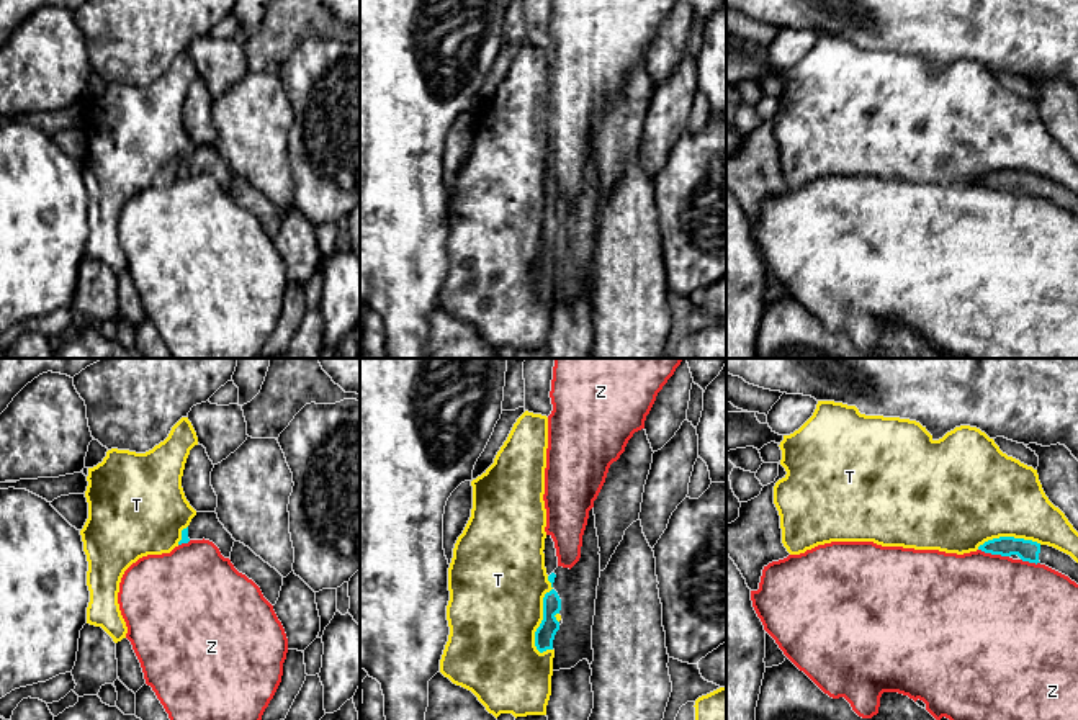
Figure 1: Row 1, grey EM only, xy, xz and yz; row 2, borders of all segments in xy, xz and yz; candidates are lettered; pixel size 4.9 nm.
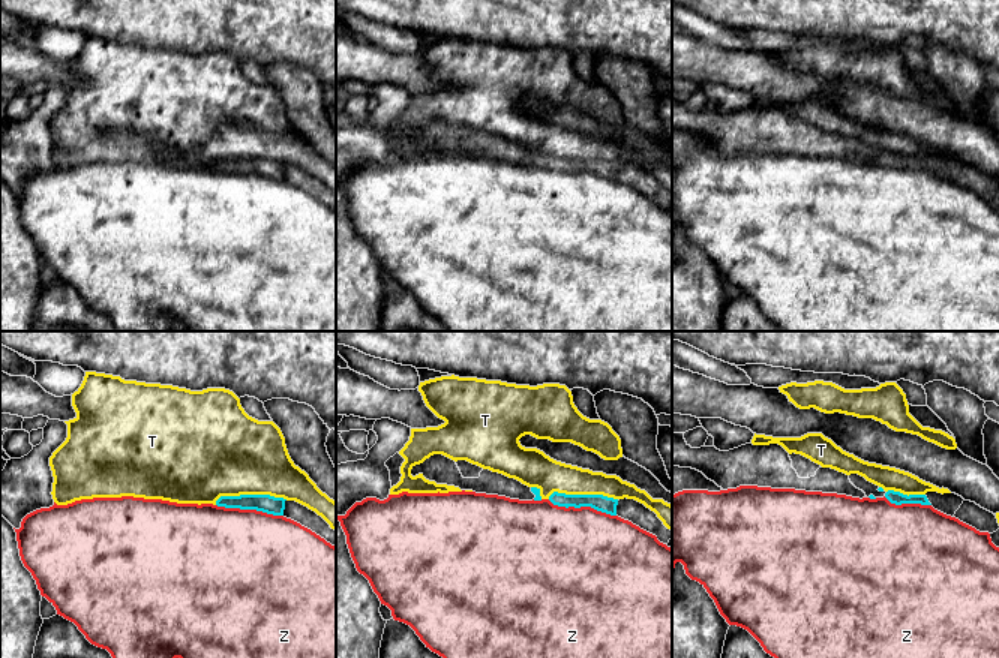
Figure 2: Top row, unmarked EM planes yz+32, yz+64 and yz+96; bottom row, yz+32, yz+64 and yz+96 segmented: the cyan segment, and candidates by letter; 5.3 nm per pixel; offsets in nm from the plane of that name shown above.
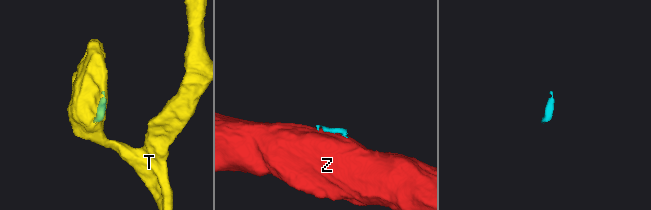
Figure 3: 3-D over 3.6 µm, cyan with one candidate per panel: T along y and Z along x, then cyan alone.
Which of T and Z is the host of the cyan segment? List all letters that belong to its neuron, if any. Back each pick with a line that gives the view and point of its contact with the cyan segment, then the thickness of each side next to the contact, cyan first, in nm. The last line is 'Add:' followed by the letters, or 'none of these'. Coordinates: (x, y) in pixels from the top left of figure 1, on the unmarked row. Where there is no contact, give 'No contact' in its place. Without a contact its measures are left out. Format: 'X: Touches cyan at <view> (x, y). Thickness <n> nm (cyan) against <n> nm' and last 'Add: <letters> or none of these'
Add: none of these

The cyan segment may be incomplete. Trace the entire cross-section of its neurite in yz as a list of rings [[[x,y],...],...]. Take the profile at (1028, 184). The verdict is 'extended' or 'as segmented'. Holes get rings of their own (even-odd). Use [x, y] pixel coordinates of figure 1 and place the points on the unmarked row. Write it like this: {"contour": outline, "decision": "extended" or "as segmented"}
{"contour": [[[999,170],[985,175],[978,183],[1001,190],[1017,188],[1022,195],[1045,198],[1078,218],[1078,196],[1070,188],[1053,180],[1024,172]]], "decision": "extended"}

